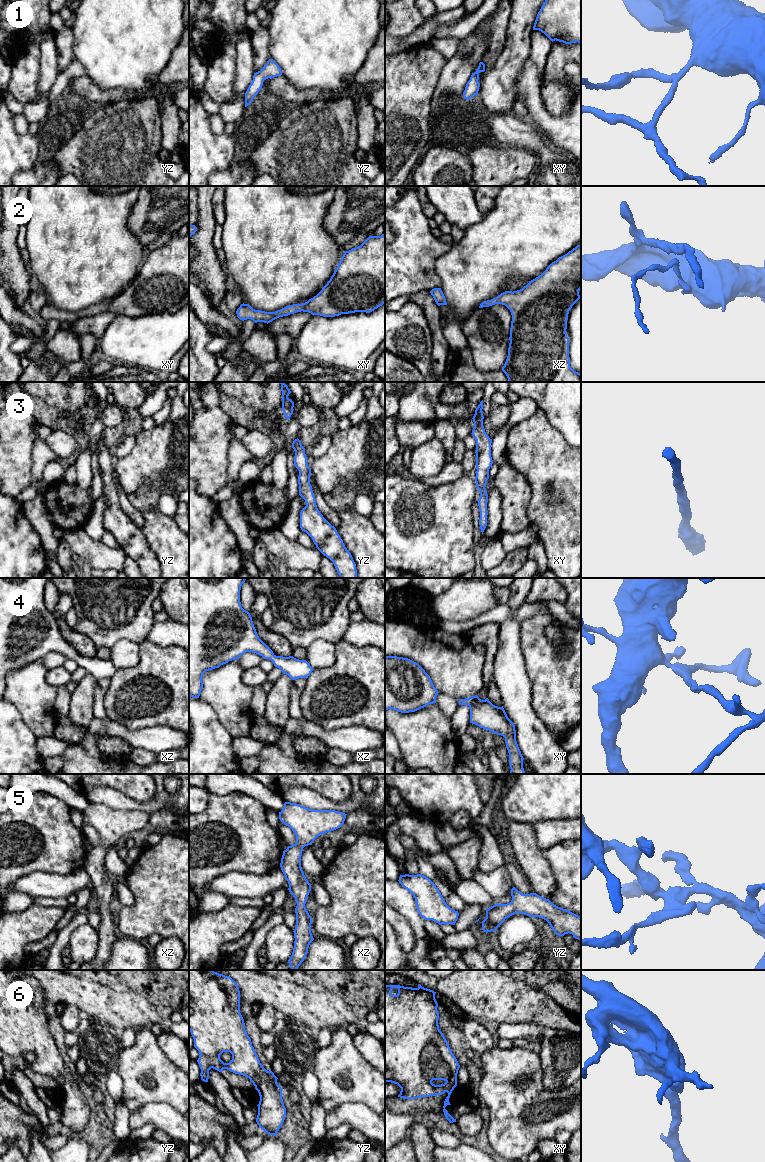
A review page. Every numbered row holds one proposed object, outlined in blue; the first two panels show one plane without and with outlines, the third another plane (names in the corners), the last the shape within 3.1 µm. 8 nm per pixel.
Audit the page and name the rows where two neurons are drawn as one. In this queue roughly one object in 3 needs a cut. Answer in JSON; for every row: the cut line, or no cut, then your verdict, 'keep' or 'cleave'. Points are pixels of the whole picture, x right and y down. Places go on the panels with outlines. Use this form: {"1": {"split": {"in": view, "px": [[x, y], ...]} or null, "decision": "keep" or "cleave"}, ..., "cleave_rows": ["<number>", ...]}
{"1": {"split": null, "decision": "keep"}, "2": {"split": null, "decision": "keep"}, "3": {"split": null, "decision": "keep"}, "4": {"split": null, "decision": "keep"}, "5": {"split": null, "decision": "keep"}, "6": {"split": null, "decision": "keep"}, "cleave_rows": []}

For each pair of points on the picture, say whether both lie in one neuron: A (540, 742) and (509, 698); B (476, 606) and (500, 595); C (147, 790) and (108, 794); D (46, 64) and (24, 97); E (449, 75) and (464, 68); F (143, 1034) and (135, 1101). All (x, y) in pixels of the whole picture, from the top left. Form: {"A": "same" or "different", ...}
{"A": "same", "B": "different", "C": "different", "D": "different", "E": "same", "F": "same"}

